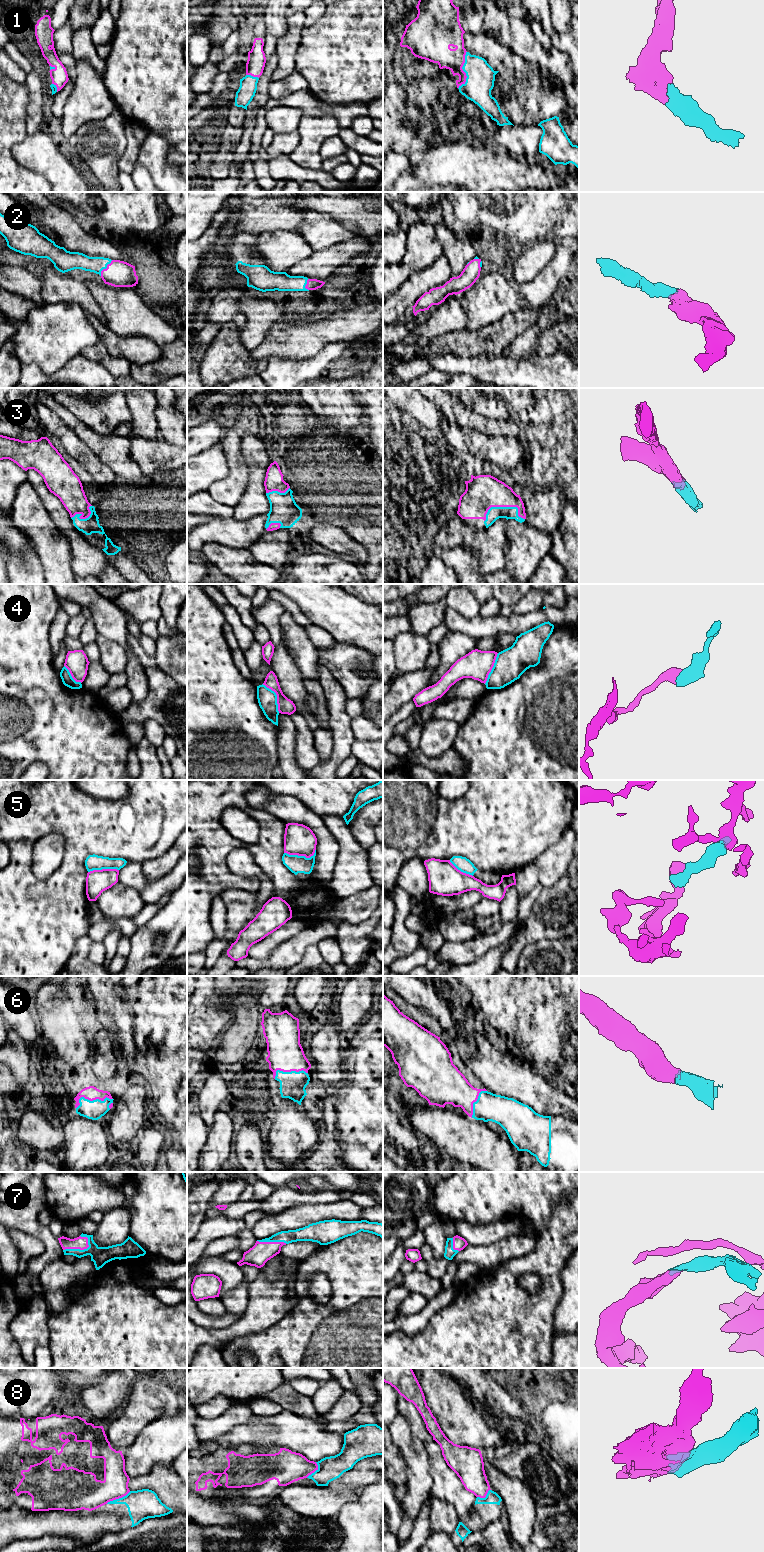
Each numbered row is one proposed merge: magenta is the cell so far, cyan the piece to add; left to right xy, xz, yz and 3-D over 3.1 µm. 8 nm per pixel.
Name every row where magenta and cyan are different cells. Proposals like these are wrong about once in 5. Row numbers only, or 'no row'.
4, 8

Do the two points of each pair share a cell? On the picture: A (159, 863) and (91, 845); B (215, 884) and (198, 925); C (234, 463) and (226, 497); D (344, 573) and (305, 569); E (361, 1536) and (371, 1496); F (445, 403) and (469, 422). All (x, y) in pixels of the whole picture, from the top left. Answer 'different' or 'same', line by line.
A: different
B: same
C: same
D: same
E: same
F: same

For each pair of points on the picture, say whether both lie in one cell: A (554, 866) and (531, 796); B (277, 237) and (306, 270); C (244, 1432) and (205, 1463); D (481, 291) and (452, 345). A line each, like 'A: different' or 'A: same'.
A: different
B: different
C: different
D: different

